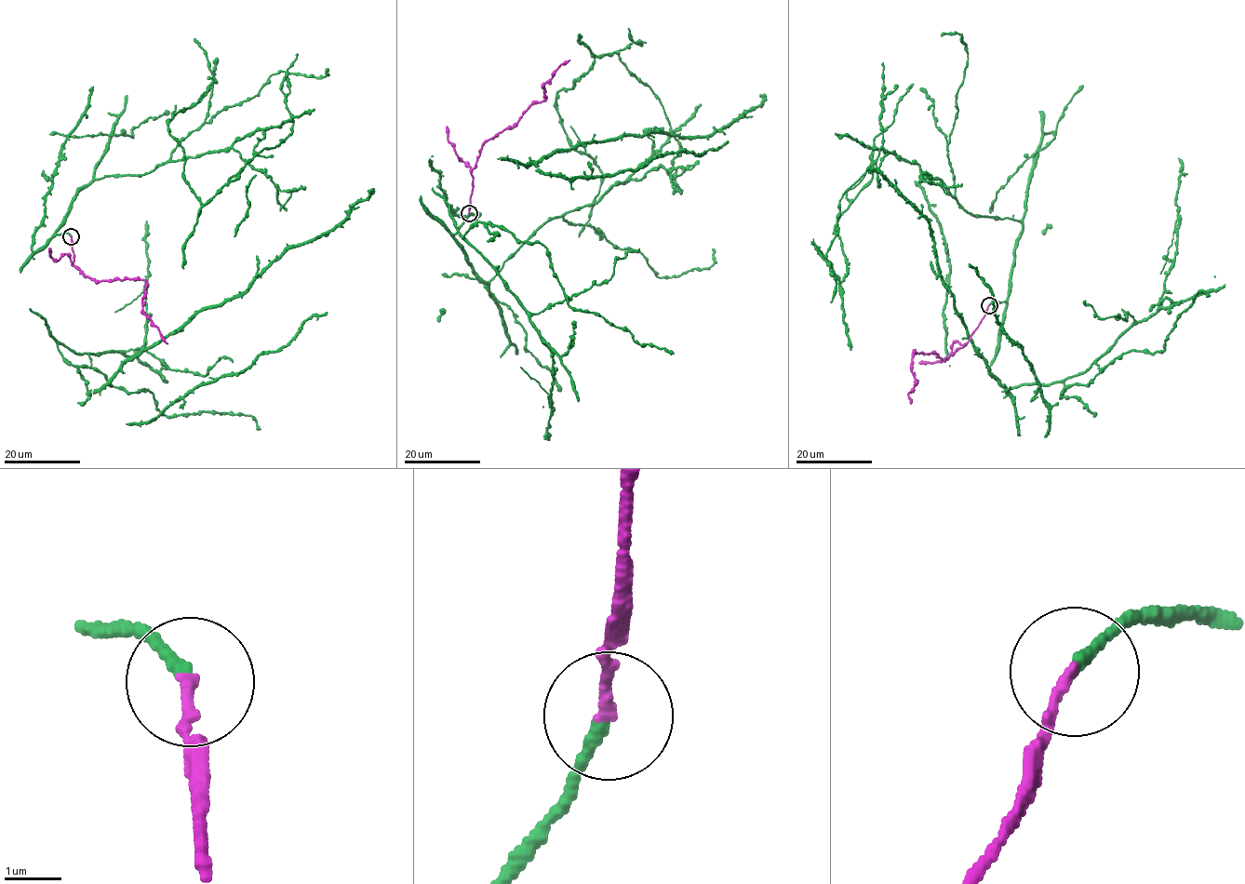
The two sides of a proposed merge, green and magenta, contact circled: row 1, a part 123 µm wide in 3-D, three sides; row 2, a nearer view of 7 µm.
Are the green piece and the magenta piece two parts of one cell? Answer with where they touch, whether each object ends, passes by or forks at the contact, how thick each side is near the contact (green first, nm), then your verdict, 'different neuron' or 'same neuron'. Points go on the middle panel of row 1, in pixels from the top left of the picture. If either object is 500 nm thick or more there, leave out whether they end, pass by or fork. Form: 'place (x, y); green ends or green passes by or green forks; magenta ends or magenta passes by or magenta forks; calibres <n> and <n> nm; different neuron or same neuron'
place (469, 213); green ends; magenta ends; calibres 200 and 180 nm; same neuron

